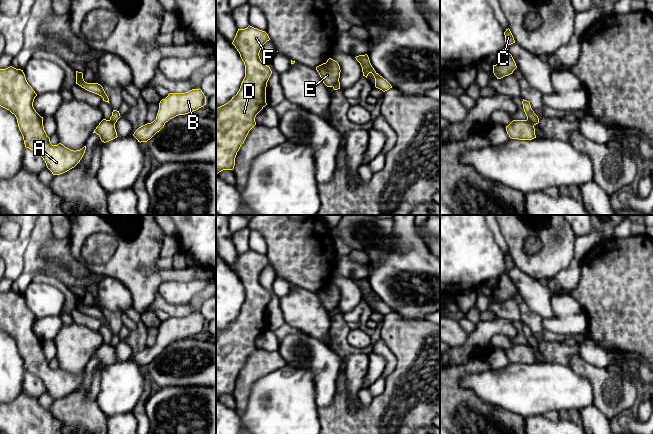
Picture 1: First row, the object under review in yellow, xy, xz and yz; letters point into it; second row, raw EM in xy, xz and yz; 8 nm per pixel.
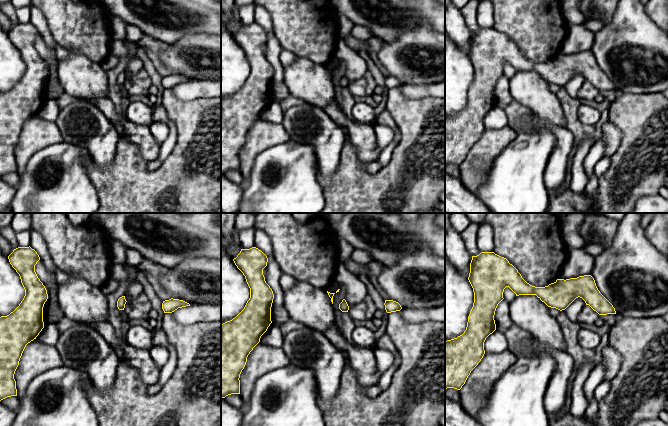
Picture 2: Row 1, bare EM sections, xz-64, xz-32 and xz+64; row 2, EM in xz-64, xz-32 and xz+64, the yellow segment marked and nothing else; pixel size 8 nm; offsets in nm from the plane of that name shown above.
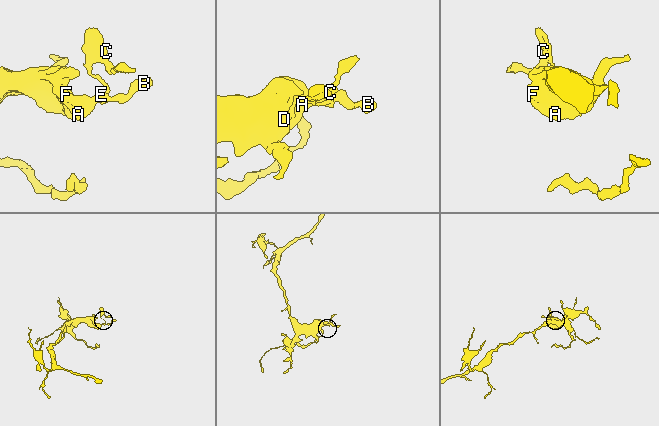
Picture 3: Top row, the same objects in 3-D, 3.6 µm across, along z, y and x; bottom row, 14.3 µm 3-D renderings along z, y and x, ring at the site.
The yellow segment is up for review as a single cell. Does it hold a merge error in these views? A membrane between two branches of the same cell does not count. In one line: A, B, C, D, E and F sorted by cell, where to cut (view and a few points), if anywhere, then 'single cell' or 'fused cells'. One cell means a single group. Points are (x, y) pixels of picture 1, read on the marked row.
groups A B D E F / C; cut yz (527, 119), (534, 124); fused cells

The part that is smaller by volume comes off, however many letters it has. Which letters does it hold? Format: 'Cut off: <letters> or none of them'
Cut off: C

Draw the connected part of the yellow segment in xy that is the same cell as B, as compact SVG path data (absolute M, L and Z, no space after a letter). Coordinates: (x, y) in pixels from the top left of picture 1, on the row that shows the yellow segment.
M199 89L185 93L169 93L159 103L156 119L139 127L133 134L138 142L147 142L159 132L170 119L196 111L206 105L206 96Z

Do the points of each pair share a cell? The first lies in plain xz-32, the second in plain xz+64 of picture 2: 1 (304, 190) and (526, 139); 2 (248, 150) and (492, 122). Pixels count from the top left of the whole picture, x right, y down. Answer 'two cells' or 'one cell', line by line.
1: one cell
2: two cells

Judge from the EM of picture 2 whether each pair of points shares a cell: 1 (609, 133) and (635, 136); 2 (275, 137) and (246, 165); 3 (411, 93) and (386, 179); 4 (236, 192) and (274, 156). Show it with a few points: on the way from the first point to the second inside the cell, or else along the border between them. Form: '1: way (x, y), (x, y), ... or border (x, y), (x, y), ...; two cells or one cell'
1: border (607, 120), (620, 131), (620, 143), (612, 156); two cells
2: way (266, 138), (248, 156); one cell
3: border (399, 87), (400, 91), (409, 98), (433, 97); two cells
4: border (243, 185), (243, 194), (239, 202); two cells

